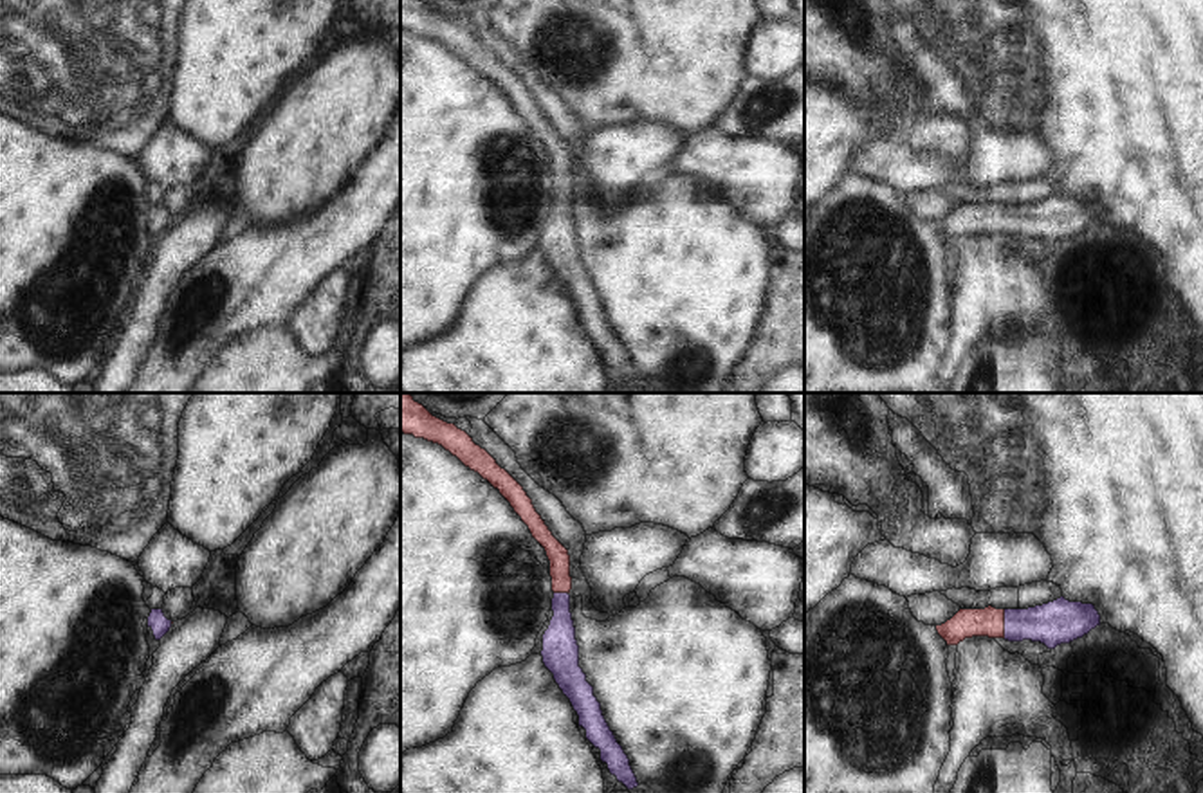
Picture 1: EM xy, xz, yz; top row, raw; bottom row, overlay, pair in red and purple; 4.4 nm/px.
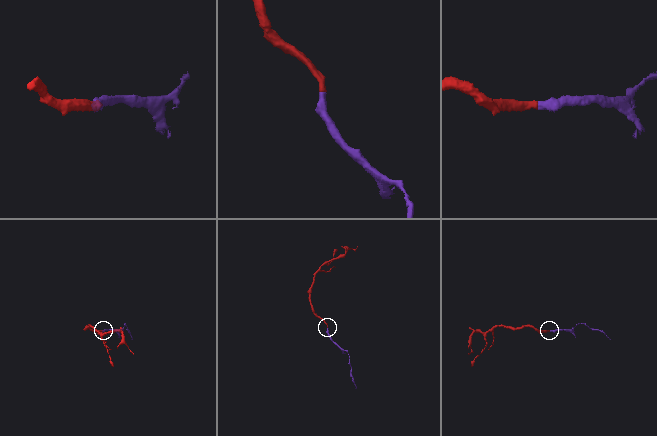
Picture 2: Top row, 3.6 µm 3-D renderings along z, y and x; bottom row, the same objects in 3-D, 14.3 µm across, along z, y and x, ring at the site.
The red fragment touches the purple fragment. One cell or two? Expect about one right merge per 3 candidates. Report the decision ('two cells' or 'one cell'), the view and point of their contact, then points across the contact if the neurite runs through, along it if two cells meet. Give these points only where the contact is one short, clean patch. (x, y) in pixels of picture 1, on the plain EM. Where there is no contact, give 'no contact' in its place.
one cell; contact yz (1003, 220)

